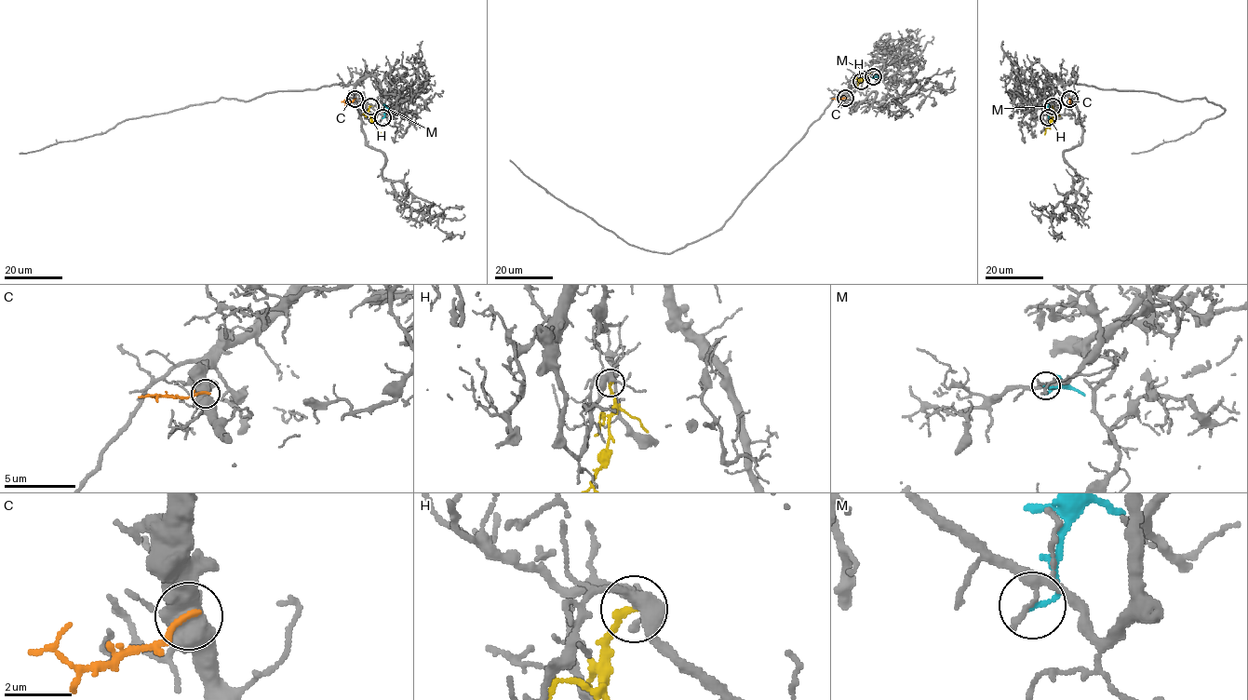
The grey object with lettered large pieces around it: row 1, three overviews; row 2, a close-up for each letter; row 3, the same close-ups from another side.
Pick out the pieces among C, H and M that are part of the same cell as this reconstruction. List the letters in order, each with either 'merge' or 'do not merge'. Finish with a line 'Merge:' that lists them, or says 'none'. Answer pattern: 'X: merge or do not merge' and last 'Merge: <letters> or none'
C: do not merge
H: do not merge
M: merge
Merge: M

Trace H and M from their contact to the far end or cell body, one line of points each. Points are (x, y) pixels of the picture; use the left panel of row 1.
H: (371, 106), (368, 113), (378, 134)
M: (382, 117), (385, 112), (383, 103)

